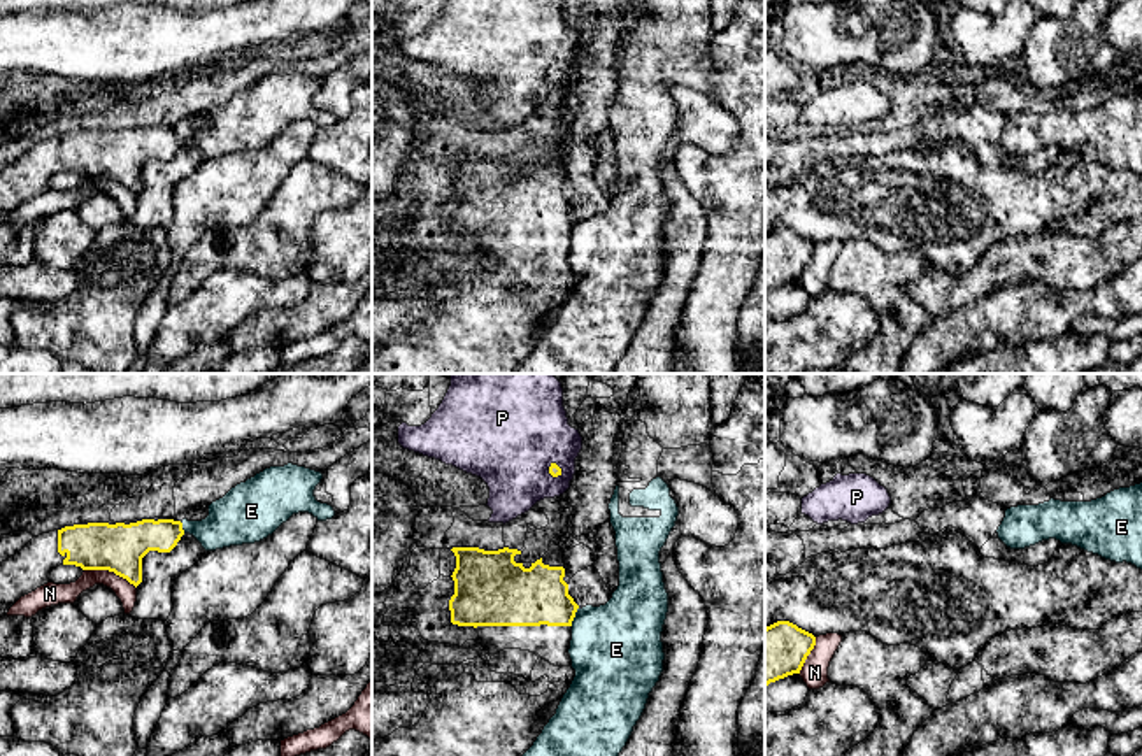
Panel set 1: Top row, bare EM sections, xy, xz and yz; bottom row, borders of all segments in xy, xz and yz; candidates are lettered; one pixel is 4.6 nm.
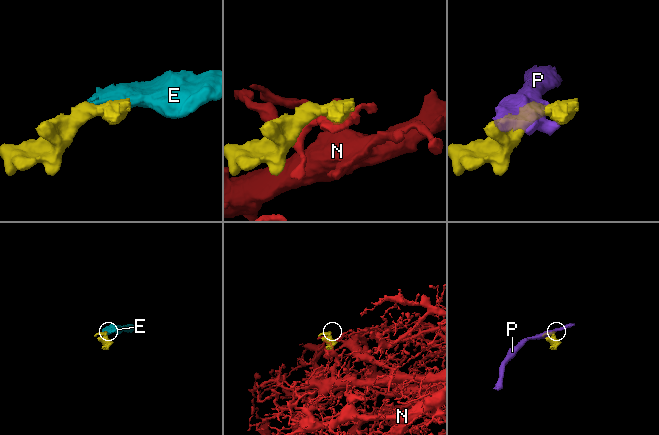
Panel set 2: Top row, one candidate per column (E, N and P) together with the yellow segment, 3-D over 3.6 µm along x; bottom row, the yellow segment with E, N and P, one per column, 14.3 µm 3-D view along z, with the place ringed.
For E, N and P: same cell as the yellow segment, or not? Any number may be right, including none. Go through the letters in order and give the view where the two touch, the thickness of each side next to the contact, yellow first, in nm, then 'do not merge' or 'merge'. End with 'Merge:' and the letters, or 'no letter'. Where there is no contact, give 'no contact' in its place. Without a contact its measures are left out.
E: contact in xz; calibres 280 and 420 nm; do not merge
N: contact in xy; calibres 220 and 100 nm; do not merge
P: contact in xz; calibres 60 and 440 nm; do not merge
Merge: no letter

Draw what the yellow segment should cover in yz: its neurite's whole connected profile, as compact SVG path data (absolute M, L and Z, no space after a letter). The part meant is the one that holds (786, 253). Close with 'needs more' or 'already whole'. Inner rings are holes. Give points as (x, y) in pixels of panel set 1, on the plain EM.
M777 228L765 235L765 293L800 281L816 244L789 228Z; already whole

